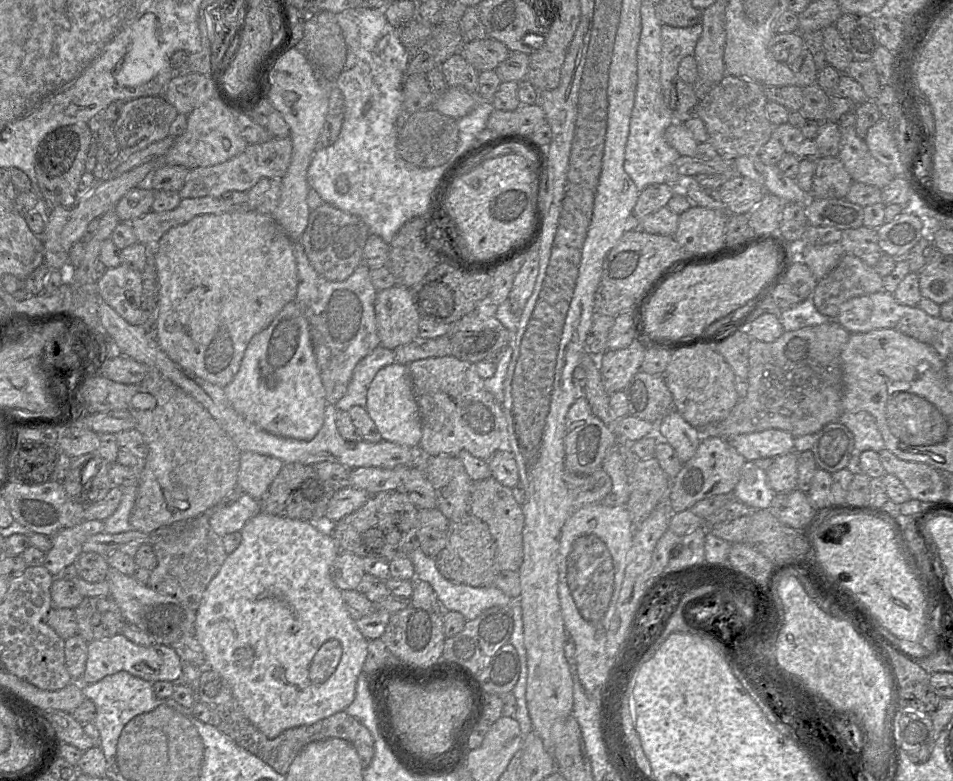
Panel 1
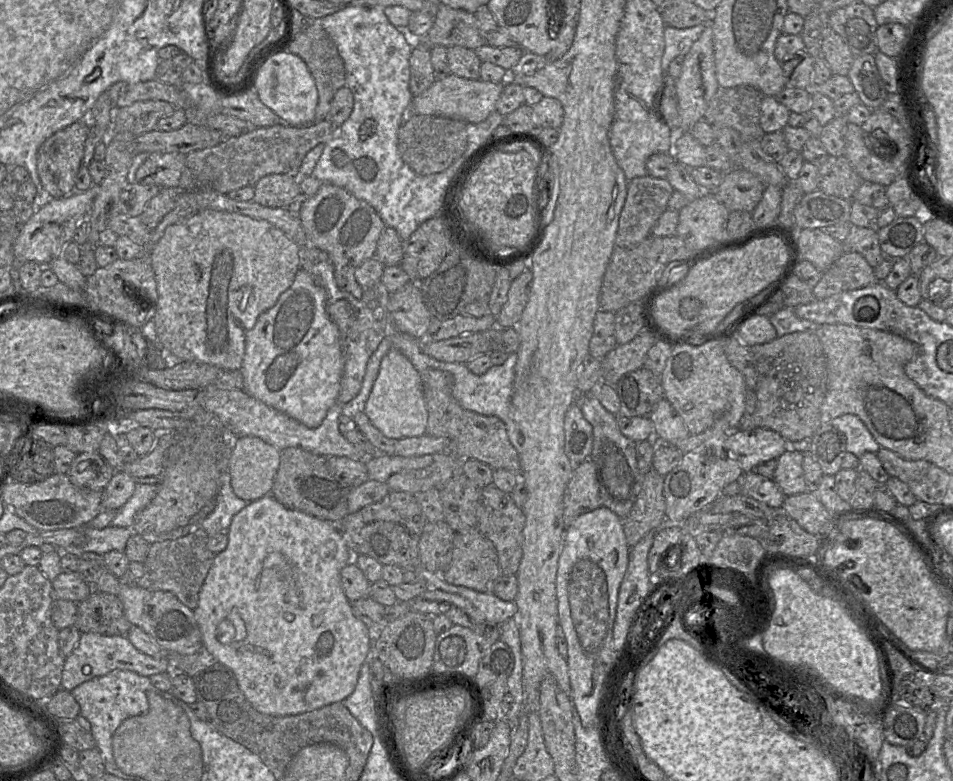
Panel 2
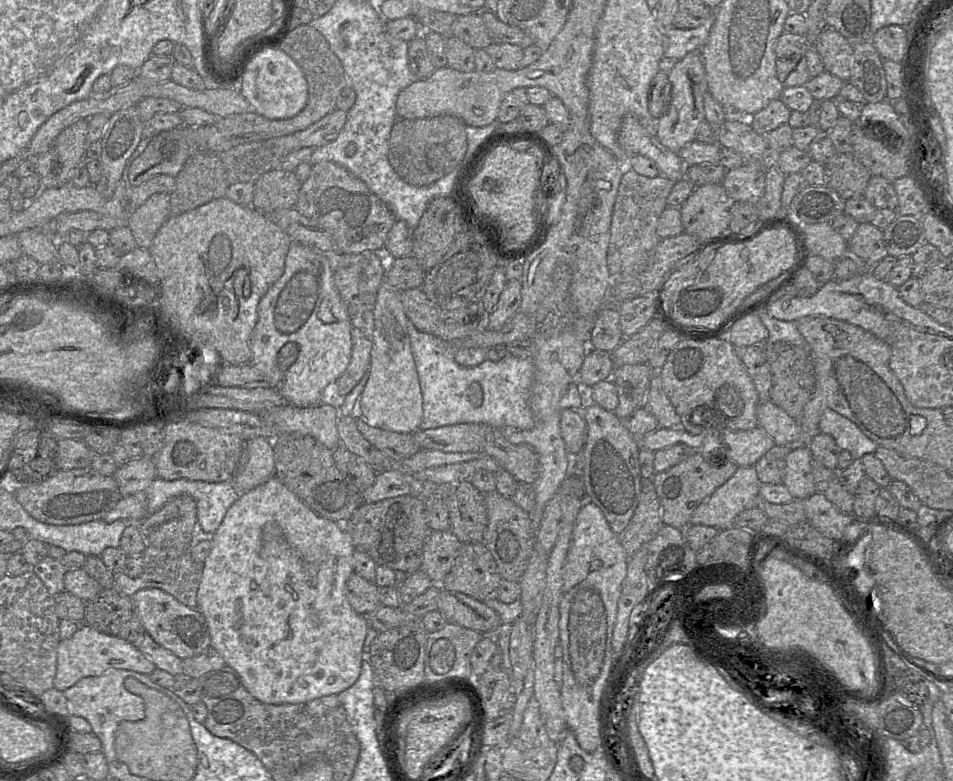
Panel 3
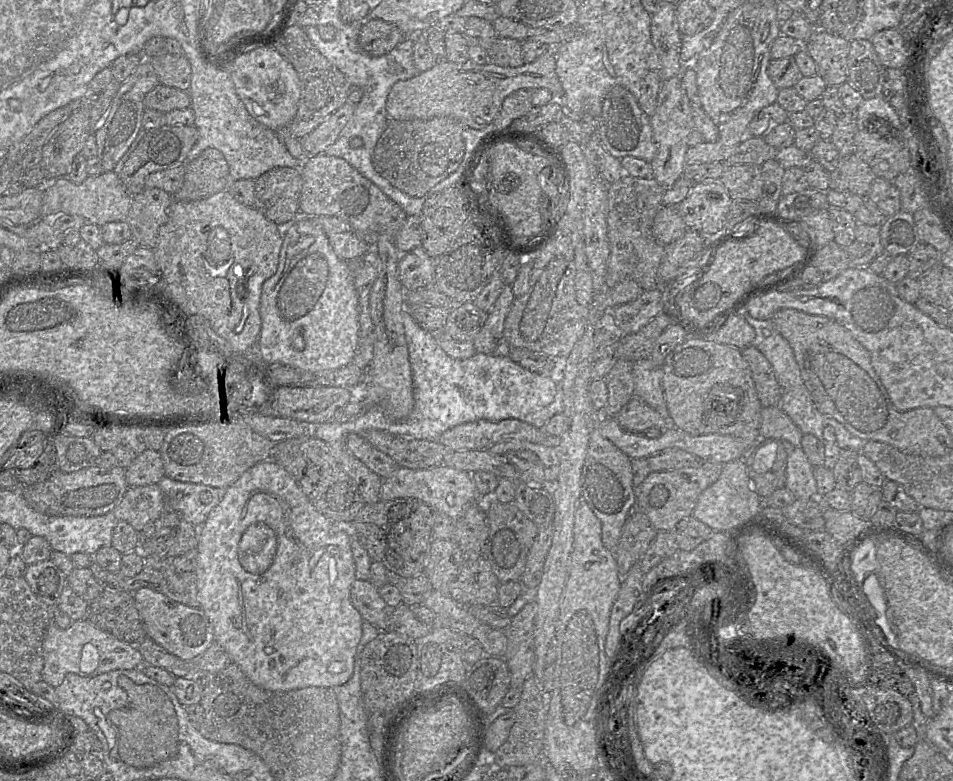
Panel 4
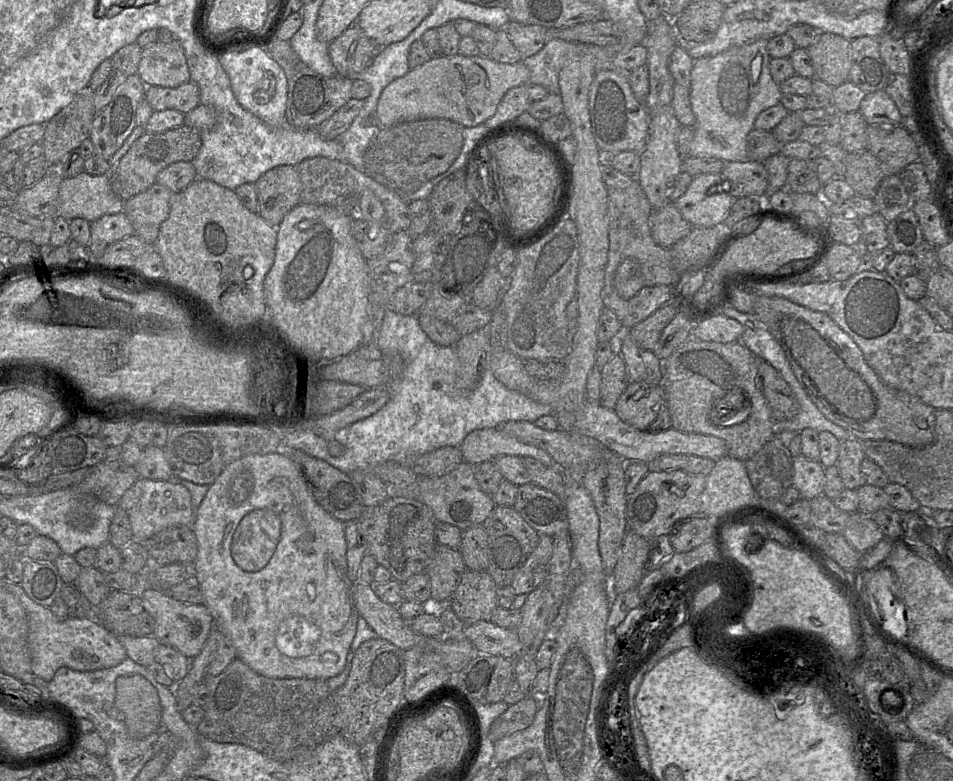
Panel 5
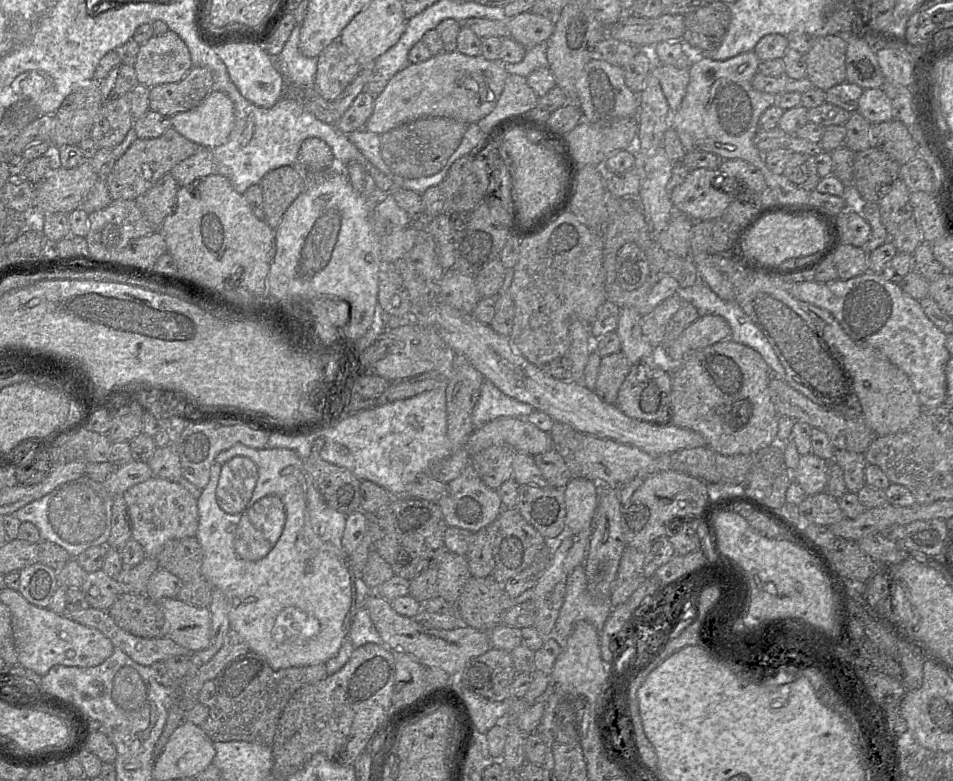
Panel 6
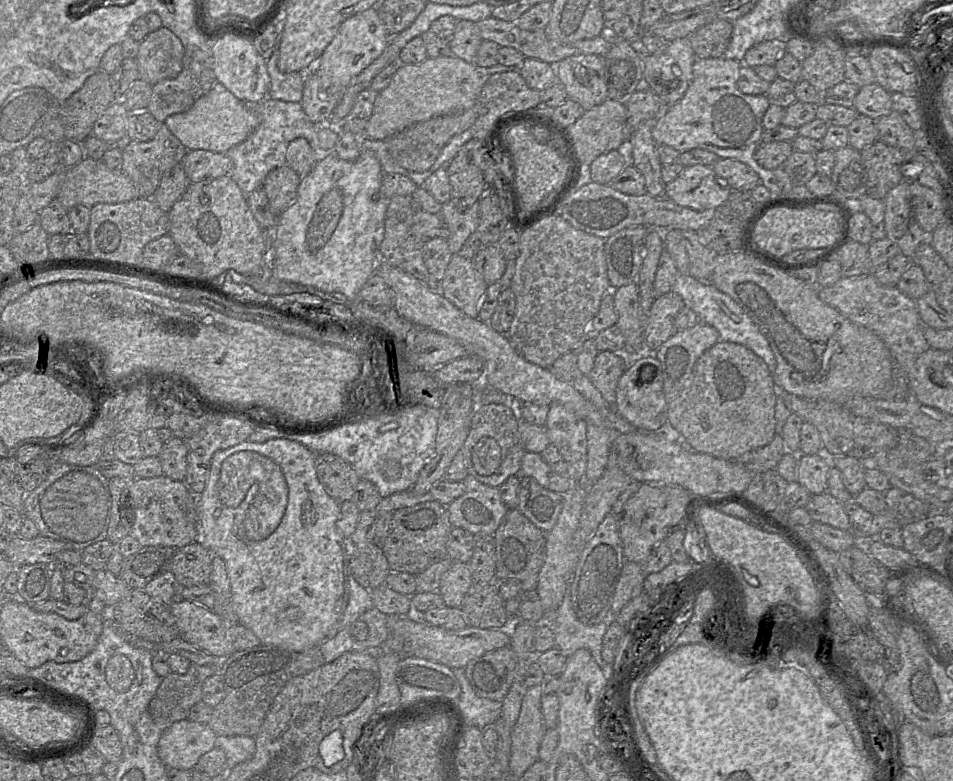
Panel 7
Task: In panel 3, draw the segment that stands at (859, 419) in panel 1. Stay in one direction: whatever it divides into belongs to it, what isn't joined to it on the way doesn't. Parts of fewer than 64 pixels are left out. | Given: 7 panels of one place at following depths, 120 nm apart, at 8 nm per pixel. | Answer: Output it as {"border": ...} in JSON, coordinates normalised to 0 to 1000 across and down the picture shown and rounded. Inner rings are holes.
{"border":[[[867,524],[864,528],[859,551],[861,554],[872,557],[882,576],[893,580],[895,589],[903,588],[908,581],[917,580],[922,571],[897,542],[873,524]]]}

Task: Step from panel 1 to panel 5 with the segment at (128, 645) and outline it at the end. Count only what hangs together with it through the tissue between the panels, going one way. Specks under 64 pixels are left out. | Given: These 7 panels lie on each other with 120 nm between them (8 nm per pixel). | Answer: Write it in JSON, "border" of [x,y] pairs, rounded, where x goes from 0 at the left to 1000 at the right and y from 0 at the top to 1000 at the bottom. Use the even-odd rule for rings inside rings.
{"border":[[[5,744],[5,753],[14,759],[27,782],[30,796],[33,858],[51,873],[63,854],[80,859],[100,859],[127,849],[133,836],[123,814],[113,808],[99,790],[62,794],[52,781],[33,768],[21,748]]]}

